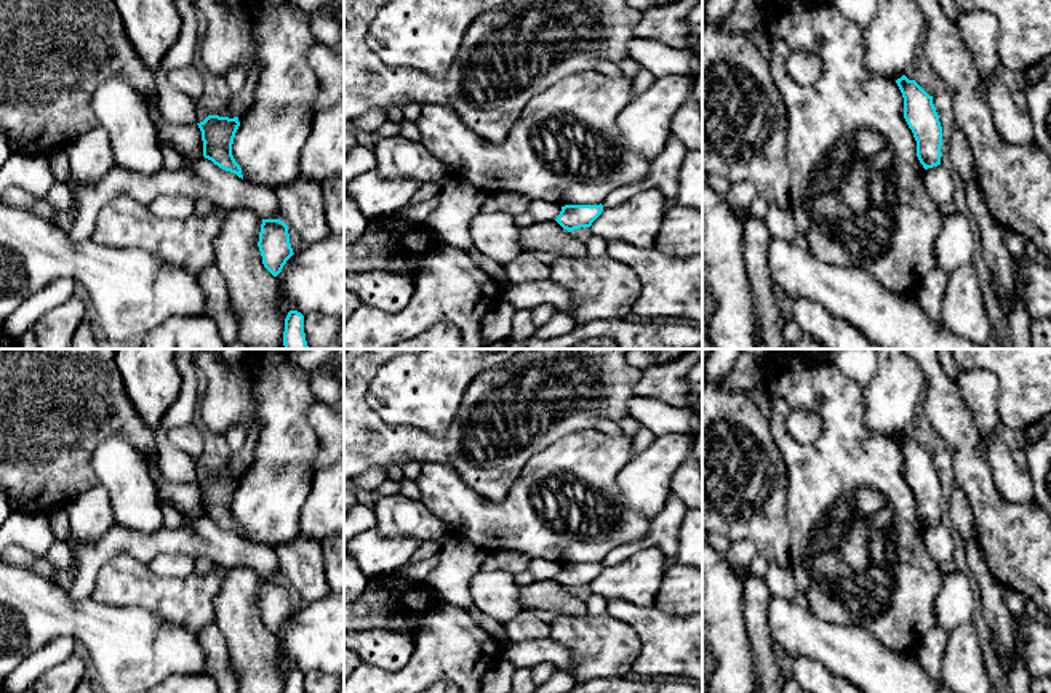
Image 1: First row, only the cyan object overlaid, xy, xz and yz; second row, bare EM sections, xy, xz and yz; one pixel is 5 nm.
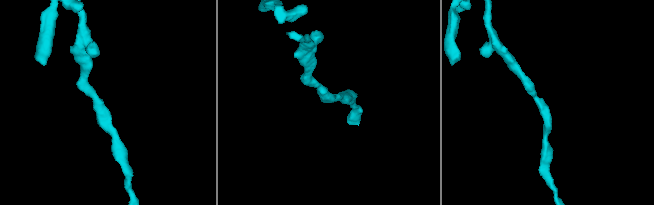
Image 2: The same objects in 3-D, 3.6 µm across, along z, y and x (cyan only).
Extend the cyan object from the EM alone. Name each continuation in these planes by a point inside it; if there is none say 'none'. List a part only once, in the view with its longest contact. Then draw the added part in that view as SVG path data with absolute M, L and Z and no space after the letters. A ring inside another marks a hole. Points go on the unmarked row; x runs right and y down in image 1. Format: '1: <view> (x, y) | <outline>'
none

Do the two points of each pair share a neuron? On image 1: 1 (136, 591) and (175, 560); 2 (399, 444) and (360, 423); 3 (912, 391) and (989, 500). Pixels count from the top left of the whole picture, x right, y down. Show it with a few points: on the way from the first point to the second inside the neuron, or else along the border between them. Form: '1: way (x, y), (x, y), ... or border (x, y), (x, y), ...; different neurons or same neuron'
1: border (146, 564), (165, 576), (192, 573); different neurons
2: way (389, 444), (378, 444), (367, 432); same neuron
3: border (917, 365), (925, 381), (923, 399); different neurons

